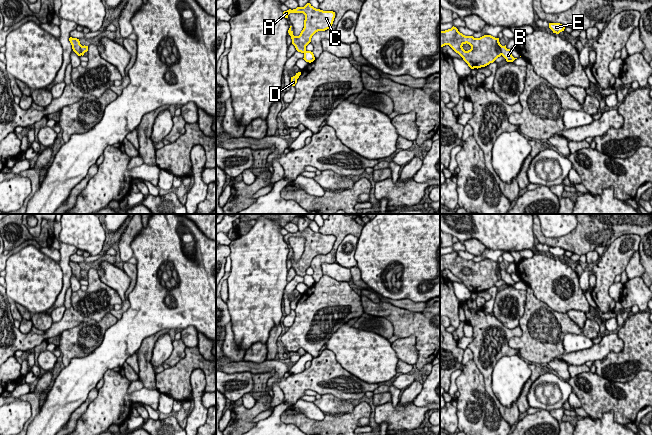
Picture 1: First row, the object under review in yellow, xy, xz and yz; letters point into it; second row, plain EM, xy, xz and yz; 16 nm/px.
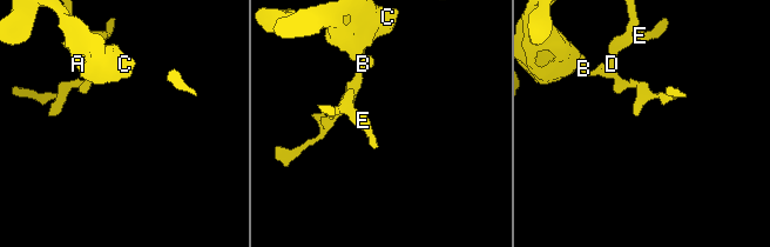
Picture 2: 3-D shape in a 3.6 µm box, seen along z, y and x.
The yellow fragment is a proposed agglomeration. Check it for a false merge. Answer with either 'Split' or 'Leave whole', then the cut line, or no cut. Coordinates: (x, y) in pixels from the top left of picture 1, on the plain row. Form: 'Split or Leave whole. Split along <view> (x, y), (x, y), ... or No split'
Split. Split along yz (501, 269), (500, 278)

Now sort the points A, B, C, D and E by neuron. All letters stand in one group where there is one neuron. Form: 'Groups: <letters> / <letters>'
Groups: A C / B D E

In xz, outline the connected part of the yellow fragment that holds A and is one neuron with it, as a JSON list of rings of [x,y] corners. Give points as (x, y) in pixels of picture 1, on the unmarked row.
[[[307,227],[304,231],[284,235],[283,239],[285,242],[288,242],[290,237],[303,237],[305,239],[304,252],[299,260],[293,259],[293,255],[291,254],[292,250],[288,254],[292,268],[301,277],[306,275],[306,270],[311,266],[312,260],[318,255],[329,253],[335,242],[335,236],[316,233],[310,227]]]

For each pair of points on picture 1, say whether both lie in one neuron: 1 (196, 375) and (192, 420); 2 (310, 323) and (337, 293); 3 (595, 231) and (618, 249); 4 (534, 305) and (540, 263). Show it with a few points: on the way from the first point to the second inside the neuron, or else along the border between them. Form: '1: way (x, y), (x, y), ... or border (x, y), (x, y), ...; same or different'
1: way (197, 386), (197, 409); same
2: way (310, 314), (328, 296); same
3: border (632, 234), (622, 234), (608, 246); different
4: border (527, 286), (538, 299), (555, 310); different

